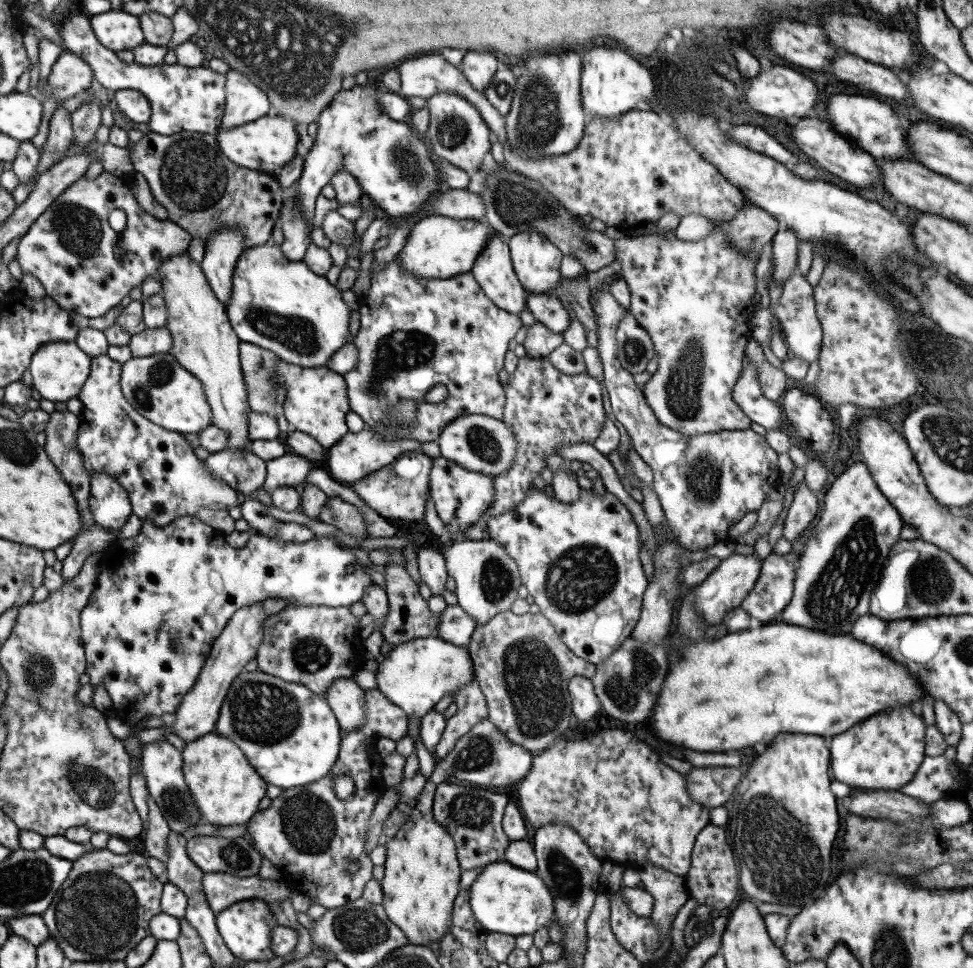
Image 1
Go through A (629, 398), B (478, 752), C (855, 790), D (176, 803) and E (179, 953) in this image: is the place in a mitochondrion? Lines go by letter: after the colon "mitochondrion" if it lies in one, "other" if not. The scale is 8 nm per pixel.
A: other
B: mitochondrion
C: other
D: mitochondrion
E: other

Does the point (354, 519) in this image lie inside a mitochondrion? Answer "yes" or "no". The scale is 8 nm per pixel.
yes

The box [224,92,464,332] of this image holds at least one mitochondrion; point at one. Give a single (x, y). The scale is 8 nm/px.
(411, 170)

